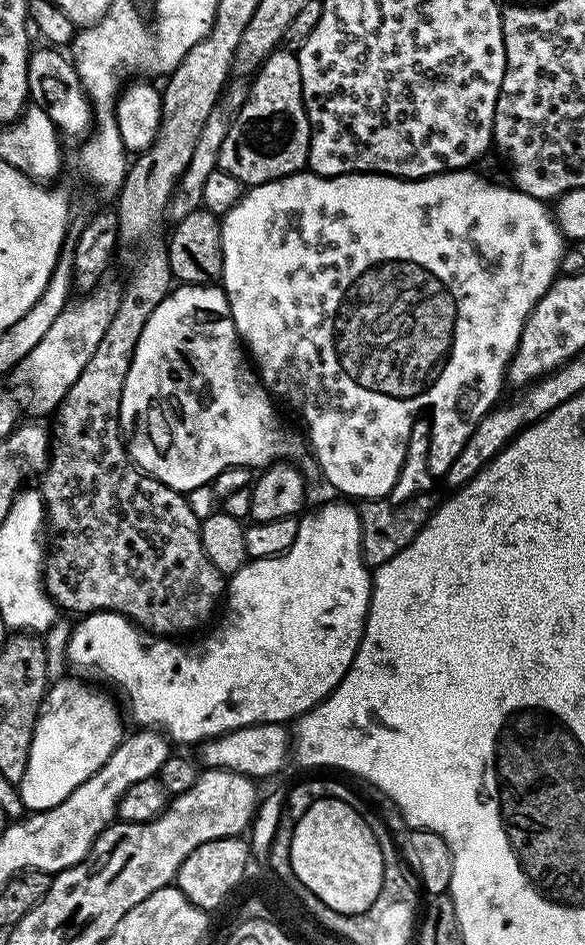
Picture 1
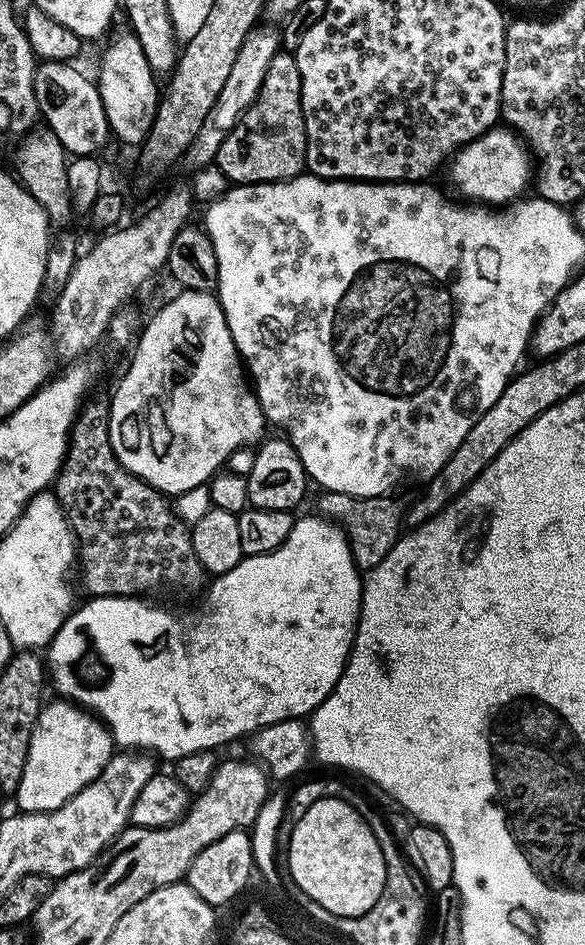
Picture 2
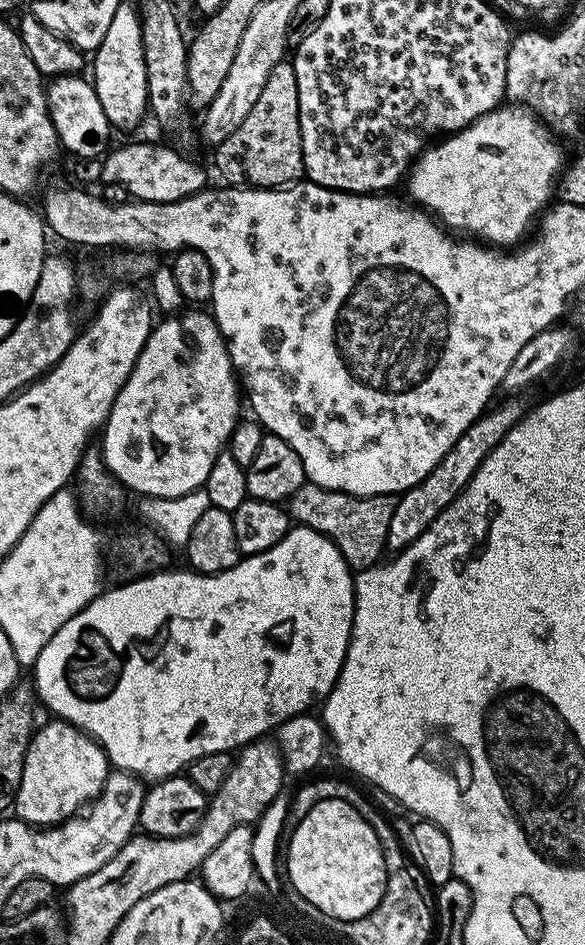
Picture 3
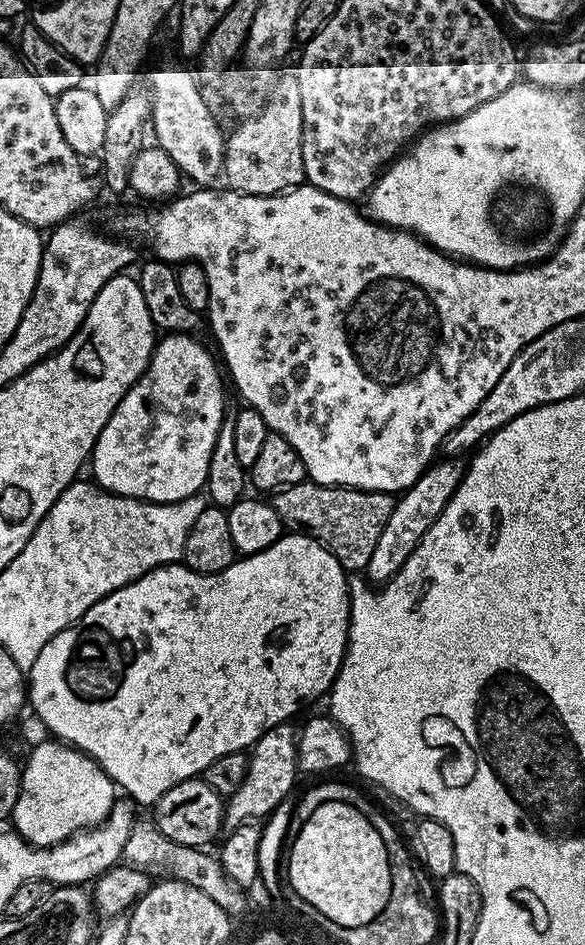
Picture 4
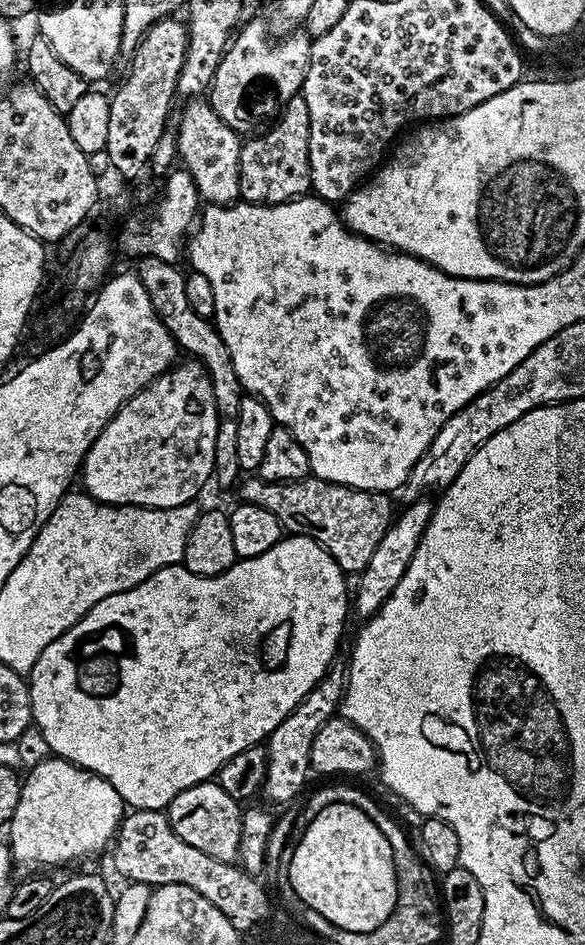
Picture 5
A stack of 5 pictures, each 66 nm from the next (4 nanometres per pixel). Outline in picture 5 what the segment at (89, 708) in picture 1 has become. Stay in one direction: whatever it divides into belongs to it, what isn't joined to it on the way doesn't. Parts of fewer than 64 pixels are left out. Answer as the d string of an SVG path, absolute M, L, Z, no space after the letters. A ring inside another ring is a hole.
M47 758L27 769L23 777L18 810L14 810L14 818L6 825L6 843L11 848L13 861L17 865L25 864L28 870L39 869L36 868L39 864L68 864L71 860L92 856L103 848L105 851L125 815L126 805L123 798L118 794L118 790L114 790L114 786L110 786L106 778L89 772L87 768L79 768L69 760Z

